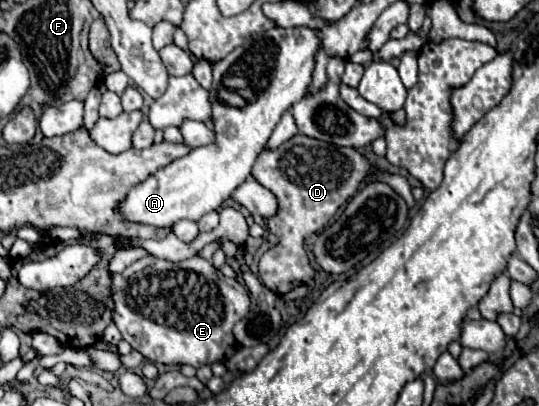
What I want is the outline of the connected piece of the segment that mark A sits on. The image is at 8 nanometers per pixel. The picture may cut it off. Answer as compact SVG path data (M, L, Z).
M272 28L260 36L250 36L228 58L212 64L214 82L210 100L214 104L216 142L192 148L186 156L132 186L116 206L122 218L126 222L172 228L182 218L198 222L206 212L220 208L250 176L254 160L264 150L284 110L304 98L306 86L312 80L318 46L320 38L310 28Z

